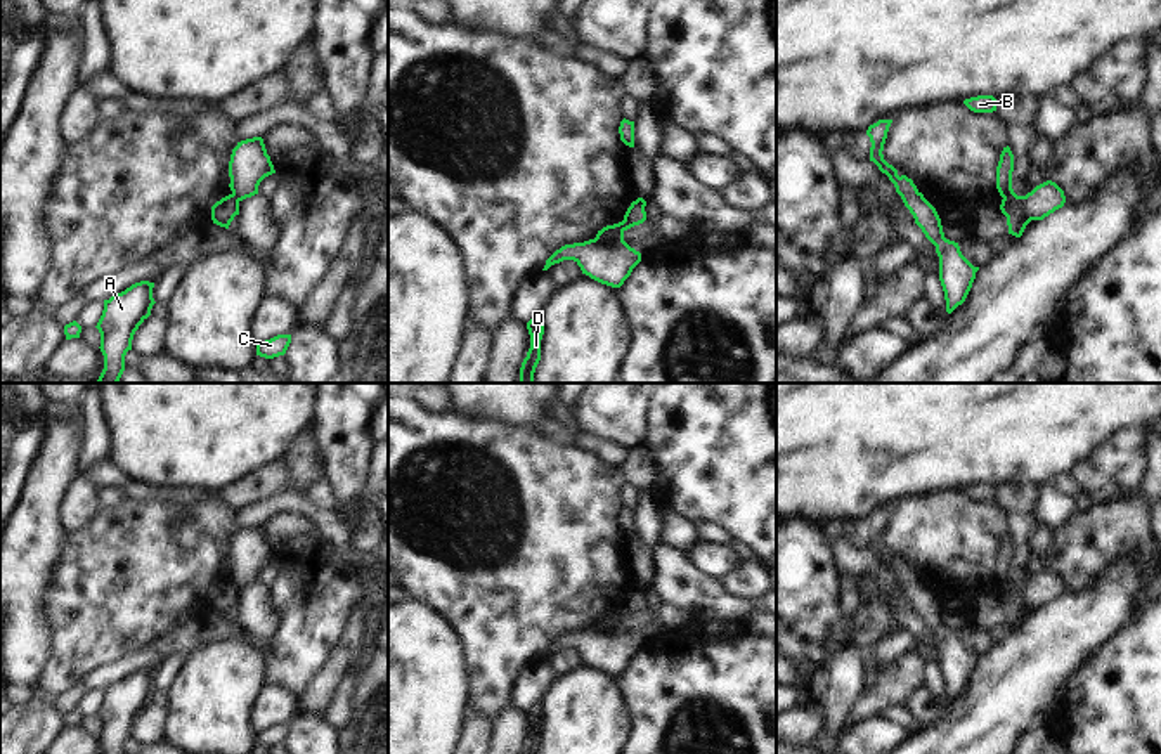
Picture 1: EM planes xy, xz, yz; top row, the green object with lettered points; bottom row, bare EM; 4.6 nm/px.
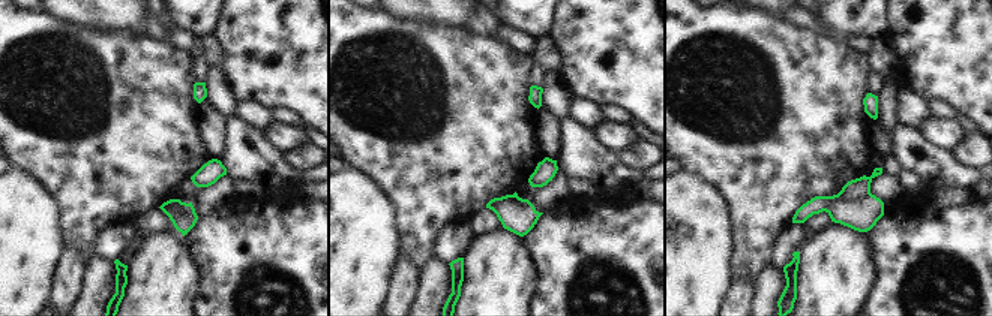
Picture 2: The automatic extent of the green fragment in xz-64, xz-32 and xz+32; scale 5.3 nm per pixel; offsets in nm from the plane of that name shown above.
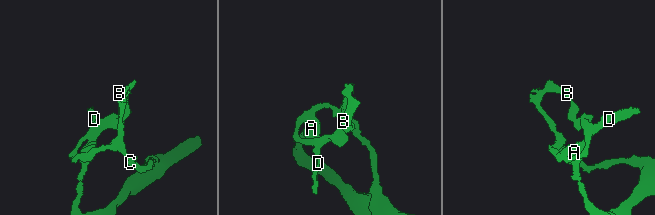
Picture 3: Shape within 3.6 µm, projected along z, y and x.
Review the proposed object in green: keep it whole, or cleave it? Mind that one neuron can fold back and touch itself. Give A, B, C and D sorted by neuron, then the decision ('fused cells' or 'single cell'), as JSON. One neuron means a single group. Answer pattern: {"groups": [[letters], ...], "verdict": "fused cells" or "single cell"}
{"groups": [["A", "D"], ["B", "C"]], "verdict": "fused cells"}

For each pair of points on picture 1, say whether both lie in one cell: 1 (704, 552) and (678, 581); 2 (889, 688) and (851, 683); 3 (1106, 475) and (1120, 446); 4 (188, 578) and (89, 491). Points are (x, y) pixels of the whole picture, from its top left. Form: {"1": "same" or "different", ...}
{"1": "different", "2": "different", "3": "same", "4": "different"}

